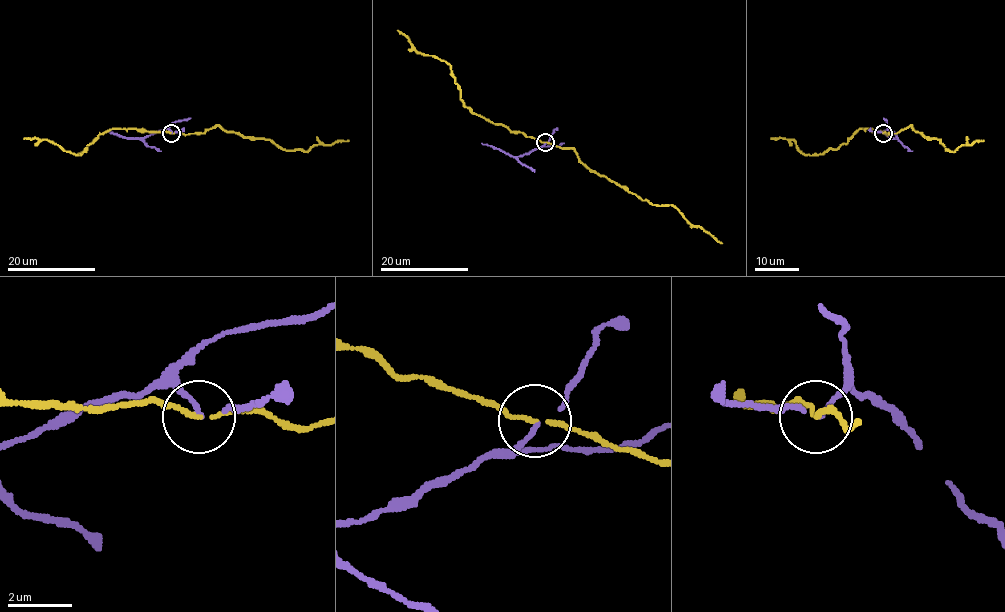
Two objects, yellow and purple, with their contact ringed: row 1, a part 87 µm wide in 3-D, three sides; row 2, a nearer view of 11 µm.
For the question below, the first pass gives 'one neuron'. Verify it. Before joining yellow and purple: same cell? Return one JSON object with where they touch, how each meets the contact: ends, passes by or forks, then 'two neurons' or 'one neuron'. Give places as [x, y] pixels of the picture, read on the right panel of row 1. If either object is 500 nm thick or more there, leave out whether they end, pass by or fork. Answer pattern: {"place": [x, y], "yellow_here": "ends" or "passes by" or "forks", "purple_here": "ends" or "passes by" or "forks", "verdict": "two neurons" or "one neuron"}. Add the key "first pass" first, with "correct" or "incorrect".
{"first pass": "incorrect", "place": [883, 133], "yellow_here": "passes by", "purple_here": "passes by", "verdict": "two neurons"}

